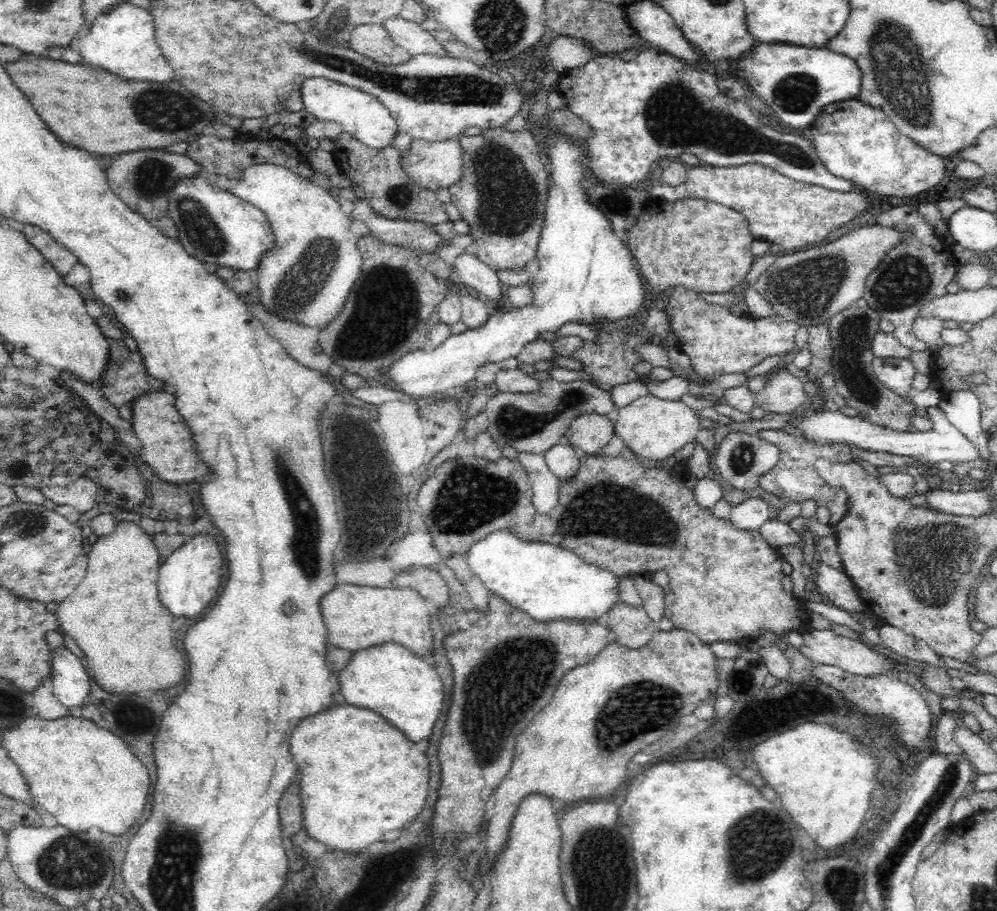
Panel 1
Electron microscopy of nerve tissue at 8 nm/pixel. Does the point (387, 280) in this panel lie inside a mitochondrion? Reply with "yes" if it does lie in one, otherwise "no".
yes

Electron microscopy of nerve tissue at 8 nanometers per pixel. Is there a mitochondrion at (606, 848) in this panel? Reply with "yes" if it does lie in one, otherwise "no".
yes

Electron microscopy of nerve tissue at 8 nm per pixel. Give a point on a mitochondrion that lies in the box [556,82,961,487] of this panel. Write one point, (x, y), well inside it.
(806, 288)

